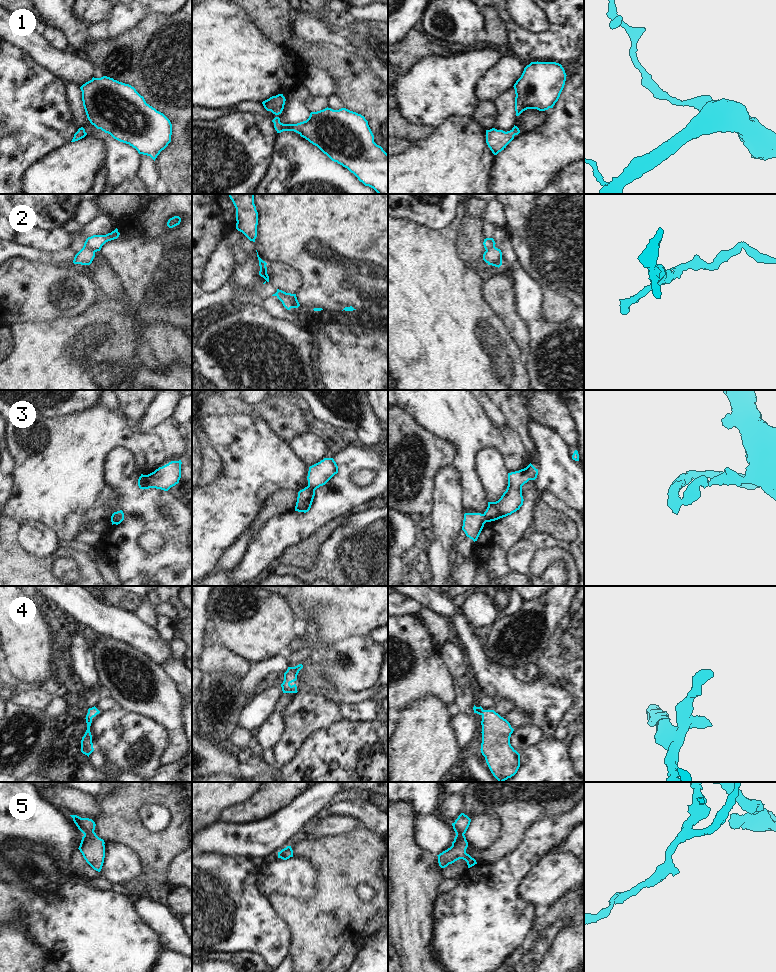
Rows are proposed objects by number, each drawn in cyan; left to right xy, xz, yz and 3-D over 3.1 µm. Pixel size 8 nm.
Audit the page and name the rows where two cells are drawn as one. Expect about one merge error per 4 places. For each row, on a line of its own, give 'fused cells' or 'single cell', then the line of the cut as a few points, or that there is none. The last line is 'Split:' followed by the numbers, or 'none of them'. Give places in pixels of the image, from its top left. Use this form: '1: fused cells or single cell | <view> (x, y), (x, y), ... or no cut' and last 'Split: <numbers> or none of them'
1: single cell | no cut
2: fused cells | xz (277, 295), (283, 295), (292, 307)
3: fused cells | yz (483, 514), (486, 521)
4: single cell | no cut
5: single cell | no cut
Split: 2, 3

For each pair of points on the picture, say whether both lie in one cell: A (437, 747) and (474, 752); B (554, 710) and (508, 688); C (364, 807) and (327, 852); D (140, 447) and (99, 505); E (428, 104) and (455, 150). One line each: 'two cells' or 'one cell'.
A: one cell
B: one cell
C: two cells
D: one cell
E: two cells

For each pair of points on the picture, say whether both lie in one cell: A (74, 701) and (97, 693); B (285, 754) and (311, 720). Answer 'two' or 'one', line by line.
A: one
B: one

